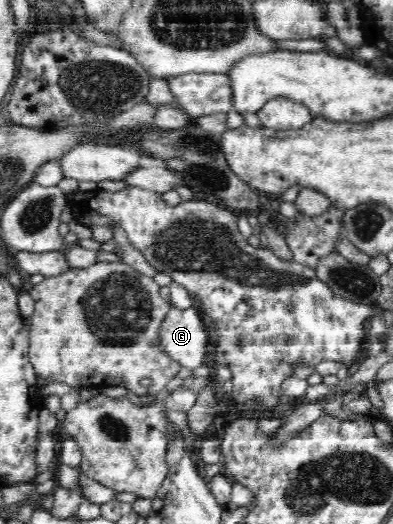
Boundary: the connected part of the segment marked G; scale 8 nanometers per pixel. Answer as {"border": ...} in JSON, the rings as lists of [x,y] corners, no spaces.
{"border":[[[172,306],[158,326],[158,349],[166,354],[175,365],[187,369],[196,369],[205,364],[206,346],[209,338],[206,338],[206,330],[202,329],[202,319],[194,308],[180,309]]]}

